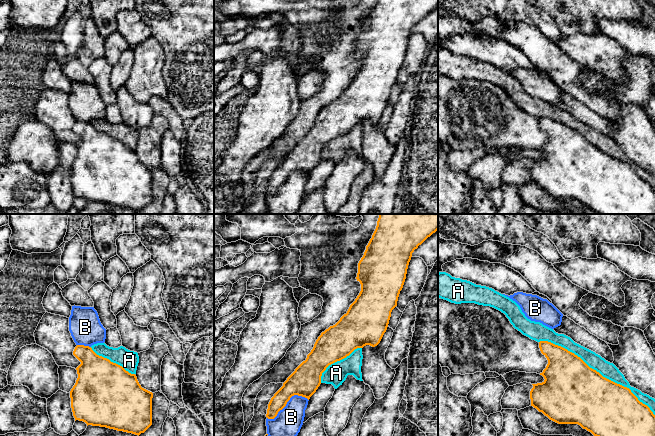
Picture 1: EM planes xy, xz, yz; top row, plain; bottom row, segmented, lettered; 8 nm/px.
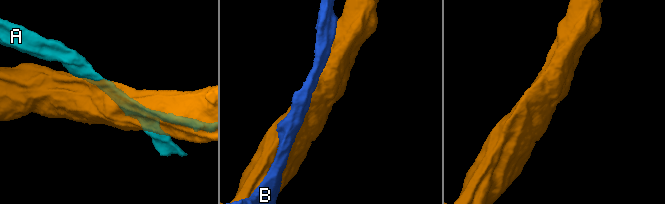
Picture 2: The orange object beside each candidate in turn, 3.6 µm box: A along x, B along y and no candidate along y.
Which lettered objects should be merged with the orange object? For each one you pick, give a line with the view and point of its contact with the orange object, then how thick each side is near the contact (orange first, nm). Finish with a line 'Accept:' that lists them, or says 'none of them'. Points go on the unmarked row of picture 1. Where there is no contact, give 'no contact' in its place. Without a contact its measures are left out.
Accept: none of them

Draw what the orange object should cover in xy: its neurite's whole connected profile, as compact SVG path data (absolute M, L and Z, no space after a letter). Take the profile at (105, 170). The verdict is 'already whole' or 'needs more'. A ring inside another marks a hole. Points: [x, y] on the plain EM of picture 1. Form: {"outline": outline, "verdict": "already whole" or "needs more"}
{"outline": "M77 121L73 131L81 138L76 144L78 154L70 167L75 197L138 212L152 201L153 169L141 163L135 150L97 131L89 122Z", "verdict": "already whole"}

